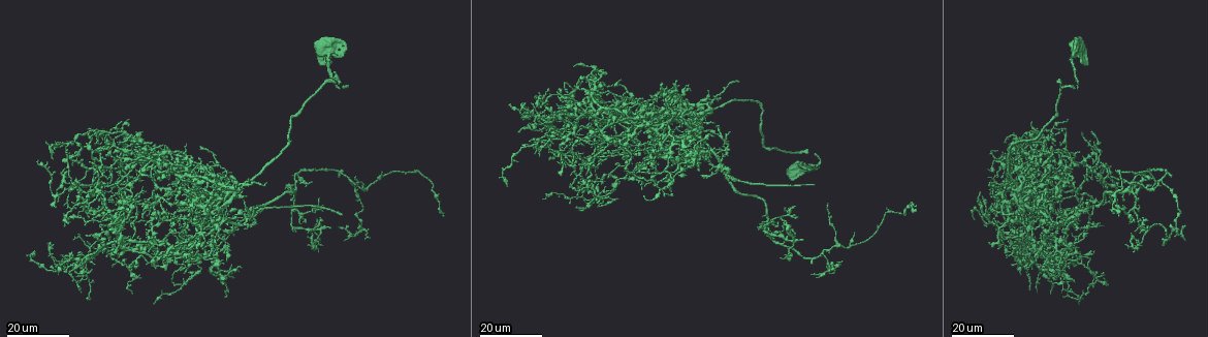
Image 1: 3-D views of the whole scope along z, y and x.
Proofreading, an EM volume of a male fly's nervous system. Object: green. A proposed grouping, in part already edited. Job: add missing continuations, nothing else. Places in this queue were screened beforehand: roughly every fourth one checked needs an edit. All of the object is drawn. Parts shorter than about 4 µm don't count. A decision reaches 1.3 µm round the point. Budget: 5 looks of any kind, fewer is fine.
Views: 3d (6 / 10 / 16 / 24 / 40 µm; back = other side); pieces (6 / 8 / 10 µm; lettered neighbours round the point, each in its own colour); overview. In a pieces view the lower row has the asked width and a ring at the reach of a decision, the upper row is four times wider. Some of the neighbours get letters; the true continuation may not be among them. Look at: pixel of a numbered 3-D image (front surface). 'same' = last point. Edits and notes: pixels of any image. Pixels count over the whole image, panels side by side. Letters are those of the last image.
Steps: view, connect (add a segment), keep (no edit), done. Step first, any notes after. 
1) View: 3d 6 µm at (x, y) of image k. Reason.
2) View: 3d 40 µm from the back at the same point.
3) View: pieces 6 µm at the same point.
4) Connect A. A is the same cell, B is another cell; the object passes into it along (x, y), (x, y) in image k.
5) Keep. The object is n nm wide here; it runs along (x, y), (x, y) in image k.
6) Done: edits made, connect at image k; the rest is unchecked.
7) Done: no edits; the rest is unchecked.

View: 3d 16 µm at (813, 183) of image 1.

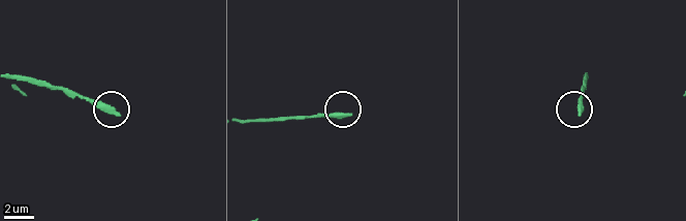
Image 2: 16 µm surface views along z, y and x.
View: pieces 6 µm at (579, 114) of image 2.

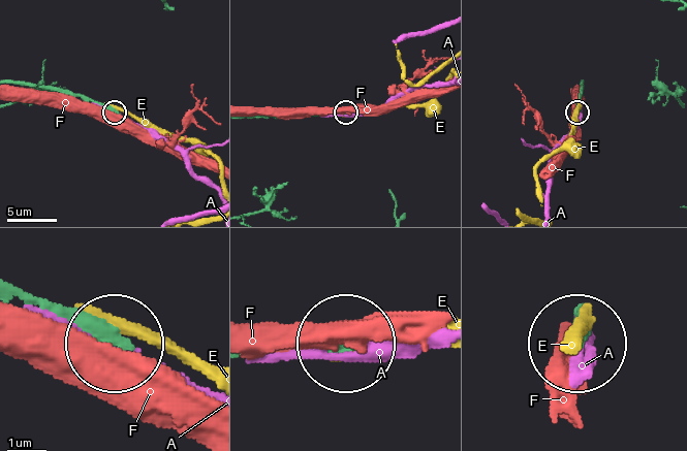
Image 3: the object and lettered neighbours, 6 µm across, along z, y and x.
Keep. A, E and F are other cells; it runs along (18, 83), (69, 91), (103, 103), (113, 111) in image 3; none of them fits.

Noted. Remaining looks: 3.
View: 3d 24 µm at (1147, 229) of image 1. Free end.

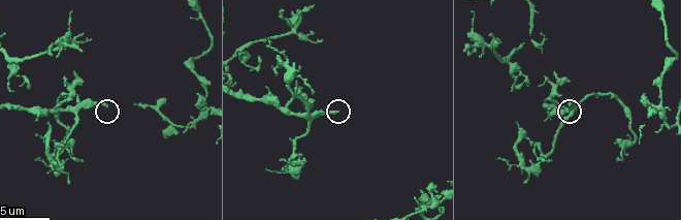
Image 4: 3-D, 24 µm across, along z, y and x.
View: pieces 8 µm at (106, 103) of image 4.

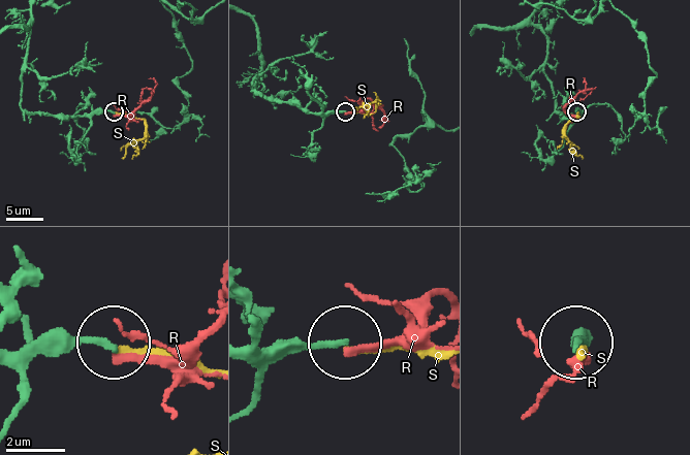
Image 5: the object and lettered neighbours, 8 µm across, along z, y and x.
Keep. R and S are other cells; it runs along (22, 90), (21, 105), (29, 111), (89, 115), (112, 111) in image 5; none of them fits.

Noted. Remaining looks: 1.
View: pieces 6 µm at (137, 104) of image 4. End of a long branch.

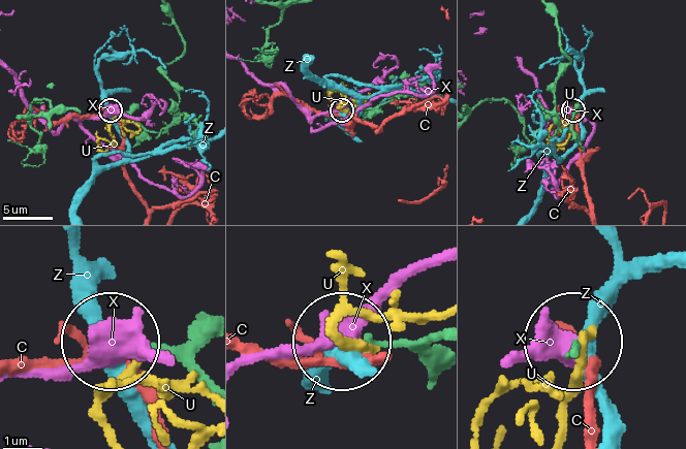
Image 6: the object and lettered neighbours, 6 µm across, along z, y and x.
Keep. C, U, X and Z are other cells; none of them fits.

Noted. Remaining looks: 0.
Done: no edits; the rest is unchecked.

